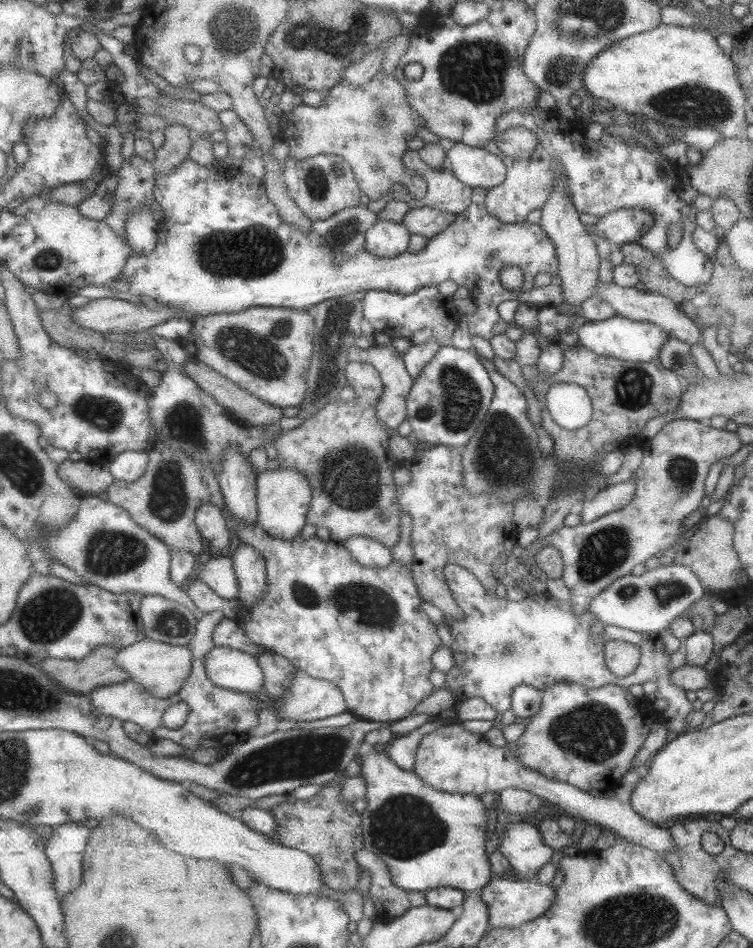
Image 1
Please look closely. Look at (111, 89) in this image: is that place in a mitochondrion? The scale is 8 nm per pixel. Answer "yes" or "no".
no

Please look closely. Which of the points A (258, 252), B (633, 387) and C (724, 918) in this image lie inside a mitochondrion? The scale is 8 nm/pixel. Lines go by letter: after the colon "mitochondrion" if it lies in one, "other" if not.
A: mitochondrion
B: mitochondrion
C: other

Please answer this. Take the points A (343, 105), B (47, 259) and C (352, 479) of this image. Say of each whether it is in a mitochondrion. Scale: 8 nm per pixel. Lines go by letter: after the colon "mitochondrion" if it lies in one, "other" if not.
A: other
B: mitochondrion
C: mitochondrion

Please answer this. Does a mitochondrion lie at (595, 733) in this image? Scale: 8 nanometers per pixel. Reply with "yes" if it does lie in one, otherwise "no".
yes

